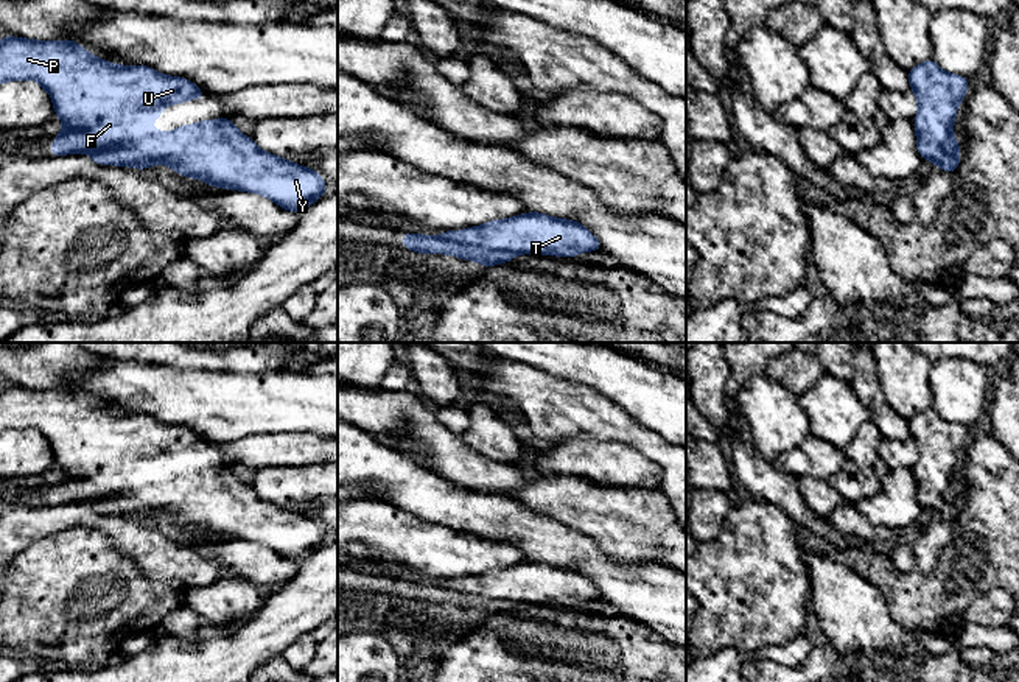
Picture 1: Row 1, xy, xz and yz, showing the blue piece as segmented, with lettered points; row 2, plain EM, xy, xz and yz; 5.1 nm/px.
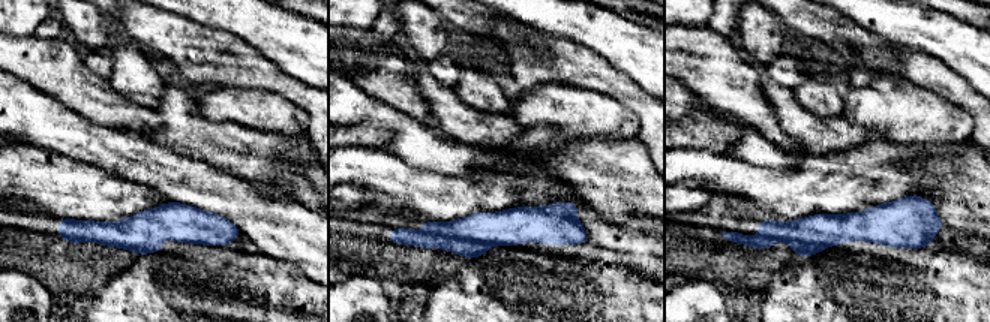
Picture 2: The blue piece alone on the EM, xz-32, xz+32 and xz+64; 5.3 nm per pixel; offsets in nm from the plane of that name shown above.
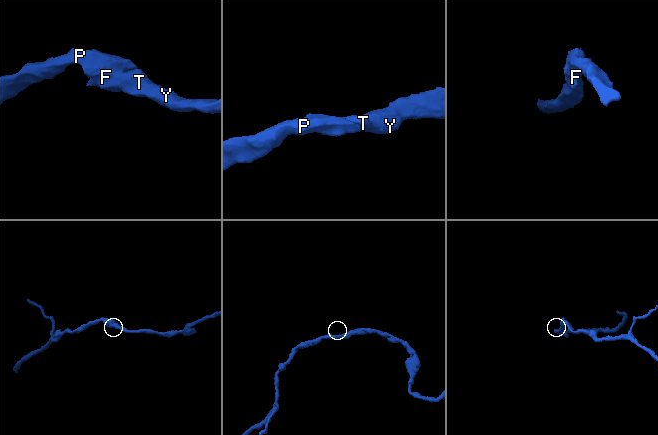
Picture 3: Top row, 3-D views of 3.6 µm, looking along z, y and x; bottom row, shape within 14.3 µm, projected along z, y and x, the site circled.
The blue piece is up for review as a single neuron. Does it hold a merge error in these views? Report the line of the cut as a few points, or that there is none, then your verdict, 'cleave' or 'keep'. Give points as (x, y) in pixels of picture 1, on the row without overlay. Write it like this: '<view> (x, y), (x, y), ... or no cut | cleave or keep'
no cut | keep

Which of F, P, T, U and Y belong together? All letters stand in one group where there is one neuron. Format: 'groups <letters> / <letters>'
groups F P T U Y

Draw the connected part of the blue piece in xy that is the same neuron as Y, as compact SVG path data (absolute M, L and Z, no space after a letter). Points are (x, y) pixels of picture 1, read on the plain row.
M5 385L0 389L0 433L6 430L37 430L51 445L62 480L54 486L50 501L64 504L84 501L95 512L145 519L165 512L185 526L212 536L263 543L289 561L302 561L327 539L316 519L297 514L261 500L250 486L241 483L230 467L204 469L179 475L171 481L149 476L163 456L204 447L191 430L166 425L146 414L118 414L95 406L73 388L33 389Z

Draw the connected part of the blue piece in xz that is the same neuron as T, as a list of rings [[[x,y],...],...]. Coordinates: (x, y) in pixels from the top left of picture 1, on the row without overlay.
[[[529,561],[493,568],[439,585],[404,581],[403,596],[418,603],[450,603],[487,615],[512,610],[517,603],[576,606],[602,598],[601,590],[580,571]]]

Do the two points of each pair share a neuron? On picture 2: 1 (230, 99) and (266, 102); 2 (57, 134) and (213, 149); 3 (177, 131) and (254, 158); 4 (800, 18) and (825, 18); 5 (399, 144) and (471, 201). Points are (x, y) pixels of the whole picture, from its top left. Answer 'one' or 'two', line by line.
1: one
2: two
3: one
4: one
5: two

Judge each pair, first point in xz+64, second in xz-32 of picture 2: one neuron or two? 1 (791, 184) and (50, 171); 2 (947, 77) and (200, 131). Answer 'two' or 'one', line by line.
1: one
2: two

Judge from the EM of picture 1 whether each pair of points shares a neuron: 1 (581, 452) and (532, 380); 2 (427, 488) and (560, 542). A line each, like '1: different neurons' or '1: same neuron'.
1: different neurons
2: same neuron

